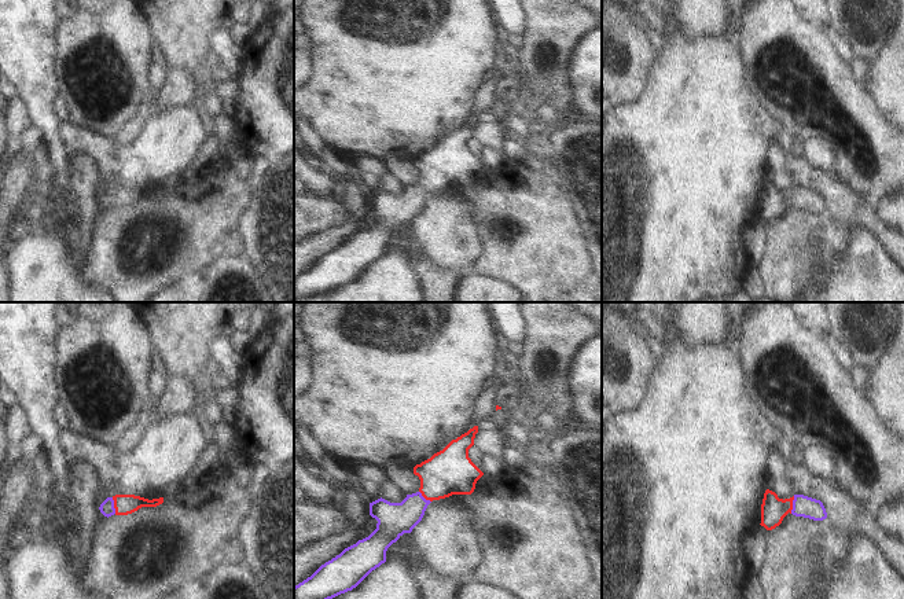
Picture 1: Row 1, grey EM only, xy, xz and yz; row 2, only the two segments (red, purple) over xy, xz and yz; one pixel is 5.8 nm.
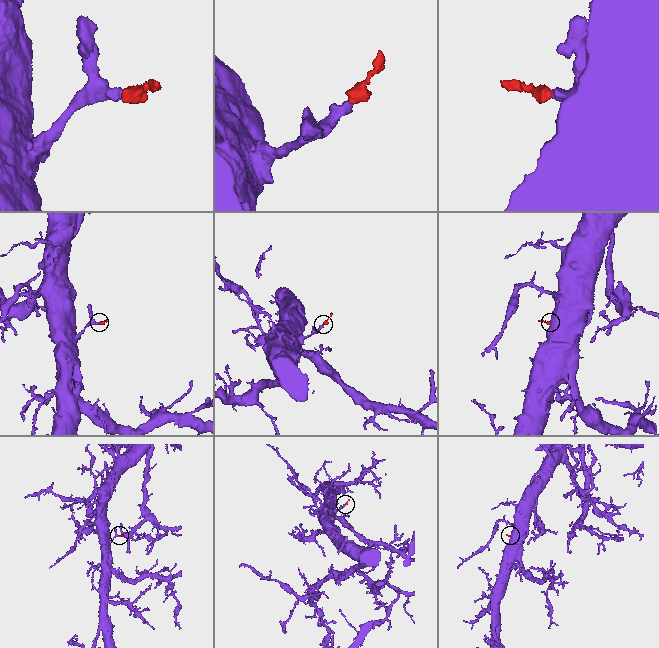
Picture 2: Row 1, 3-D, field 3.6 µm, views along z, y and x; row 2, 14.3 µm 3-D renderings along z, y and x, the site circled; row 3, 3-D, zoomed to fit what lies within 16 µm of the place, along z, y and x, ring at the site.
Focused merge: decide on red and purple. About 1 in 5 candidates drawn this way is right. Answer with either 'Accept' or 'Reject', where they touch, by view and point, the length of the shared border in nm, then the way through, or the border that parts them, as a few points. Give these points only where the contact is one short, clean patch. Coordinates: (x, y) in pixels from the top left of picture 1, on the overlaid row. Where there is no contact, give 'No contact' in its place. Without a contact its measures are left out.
Accept. Touches red at yz (792, 504). Shared border 110 nm. Path across: yz (774, 510), (792, 504), (803, 506)

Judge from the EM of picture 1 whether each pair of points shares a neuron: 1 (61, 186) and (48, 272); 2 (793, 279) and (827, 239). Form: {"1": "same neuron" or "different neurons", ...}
{"1": "different neurons", "2": "same neuron"}

